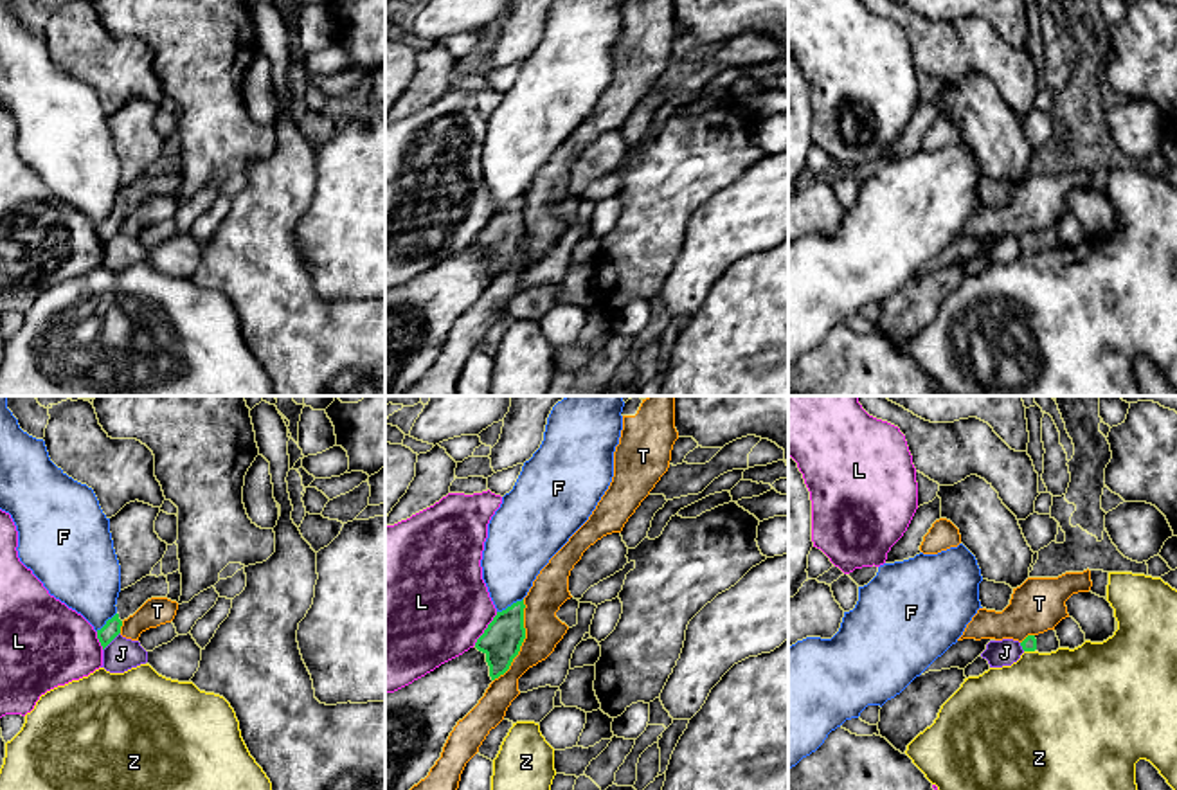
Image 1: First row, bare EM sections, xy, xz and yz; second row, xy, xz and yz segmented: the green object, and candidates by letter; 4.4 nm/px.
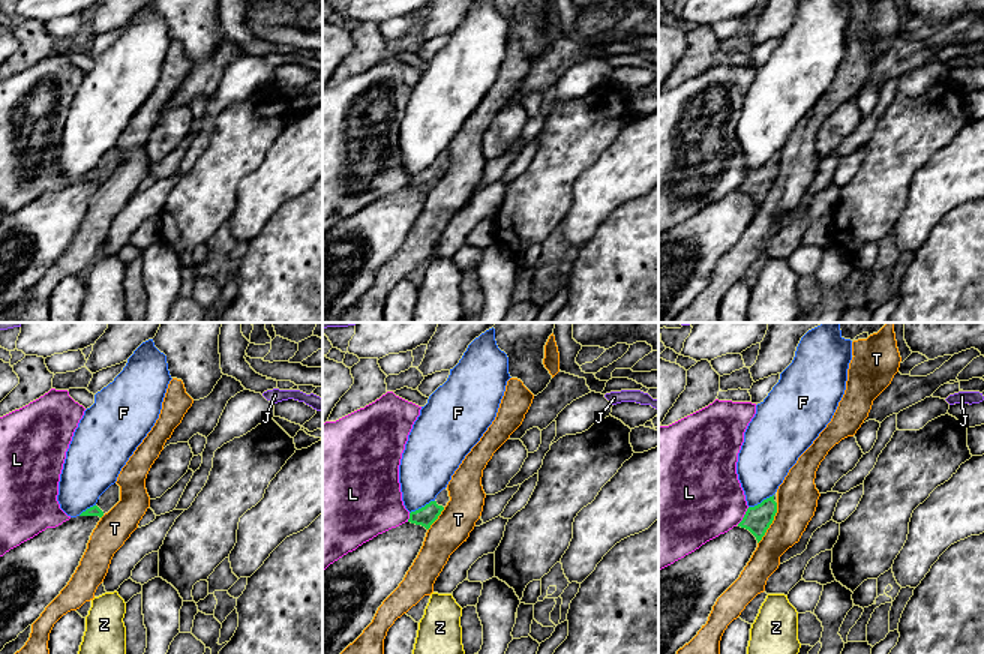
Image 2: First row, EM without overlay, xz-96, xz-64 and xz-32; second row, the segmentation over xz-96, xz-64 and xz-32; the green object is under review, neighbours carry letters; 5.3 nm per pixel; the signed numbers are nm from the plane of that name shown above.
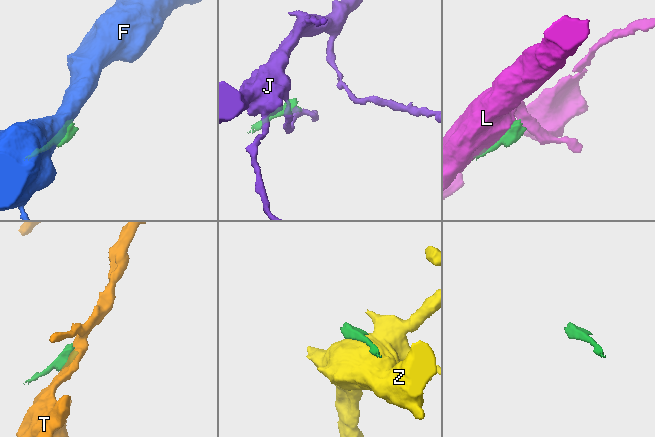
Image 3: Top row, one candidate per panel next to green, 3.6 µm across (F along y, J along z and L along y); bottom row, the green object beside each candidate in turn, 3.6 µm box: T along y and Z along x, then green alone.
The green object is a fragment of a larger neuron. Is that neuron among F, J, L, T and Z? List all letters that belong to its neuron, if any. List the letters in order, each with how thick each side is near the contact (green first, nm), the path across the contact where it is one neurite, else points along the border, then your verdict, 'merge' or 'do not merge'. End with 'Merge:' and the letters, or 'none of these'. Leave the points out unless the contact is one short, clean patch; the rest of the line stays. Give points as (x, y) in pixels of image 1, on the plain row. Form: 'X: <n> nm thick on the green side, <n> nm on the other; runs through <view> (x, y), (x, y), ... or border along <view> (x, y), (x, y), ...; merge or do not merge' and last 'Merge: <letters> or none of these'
F: 180 nm thick on the green side, 280 nm on the other; border along xz (522, 195), (497, 209); do not merge
J: 80 nm thick on the green side, 150 nm on the other; border along xy (119, 229), (103, 247); do not merge
L: 180 nm thick on the green side, 480 nm on the other; do not merge
T: 180 nm thick on the green side, 170 nm on the other; border along xz (524, 197), (524, 238), (512, 261), (494, 278); do not merge
Z: 60 nm thick on the green side, 460 nm on the other; do not merge
Merge: none of these

